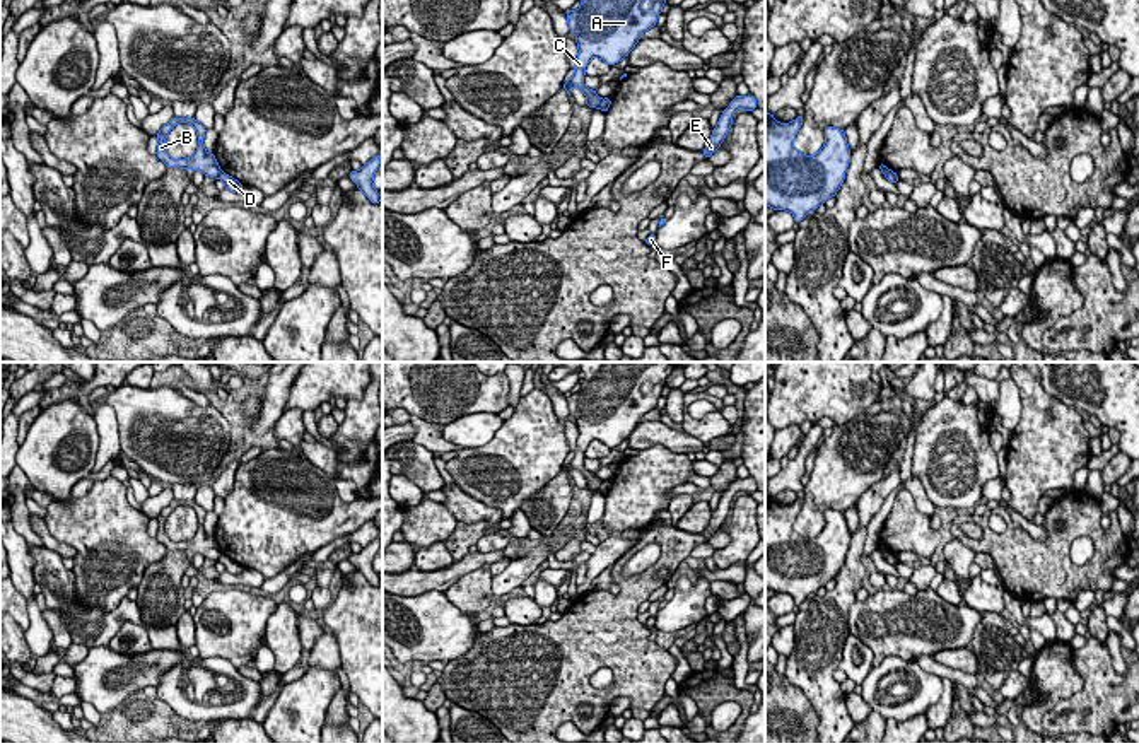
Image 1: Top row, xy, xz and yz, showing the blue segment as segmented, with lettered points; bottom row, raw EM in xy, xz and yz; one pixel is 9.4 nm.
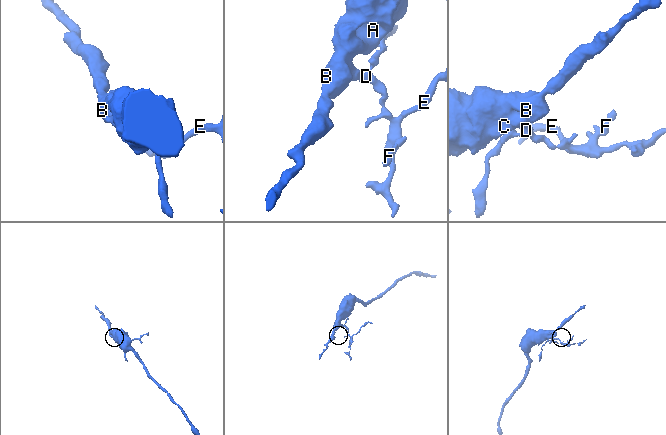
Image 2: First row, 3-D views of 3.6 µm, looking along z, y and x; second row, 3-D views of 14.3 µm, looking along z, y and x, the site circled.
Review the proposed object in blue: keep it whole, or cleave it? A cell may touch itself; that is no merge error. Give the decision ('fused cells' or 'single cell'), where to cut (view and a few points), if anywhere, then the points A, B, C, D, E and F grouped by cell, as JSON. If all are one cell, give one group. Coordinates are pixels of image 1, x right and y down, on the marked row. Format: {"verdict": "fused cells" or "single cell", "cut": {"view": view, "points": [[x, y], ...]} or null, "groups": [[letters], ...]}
{"verdict": "fused cells", "cut": {"view": "xy", "points": [[221, 171], [216, 176]]}, "groups": [["A", "B", "C"], ["D", "E", "F"]]}

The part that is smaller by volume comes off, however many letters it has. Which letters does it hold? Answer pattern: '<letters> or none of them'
D, E, F

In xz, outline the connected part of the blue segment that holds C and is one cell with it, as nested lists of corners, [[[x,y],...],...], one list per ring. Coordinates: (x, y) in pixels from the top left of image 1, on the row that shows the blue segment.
[[[581,0],[577,10],[567,12],[570,32],[575,36],[579,55],[574,75],[564,82],[564,91],[570,96],[572,87],[579,87],[589,108],[599,108],[601,97],[584,85],[586,67],[591,58],[599,58],[615,65],[634,50],[640,36],[656,26],[666,0],[651,0],[652,7],[642,10],[644,0]]]

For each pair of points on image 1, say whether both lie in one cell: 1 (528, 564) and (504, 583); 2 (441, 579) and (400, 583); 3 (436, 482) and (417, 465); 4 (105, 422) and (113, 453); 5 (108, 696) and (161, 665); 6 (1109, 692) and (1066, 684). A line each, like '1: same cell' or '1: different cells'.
1: same cell
2: same cell
3: same cell
4: same cell
5: same cell
6: different cells

